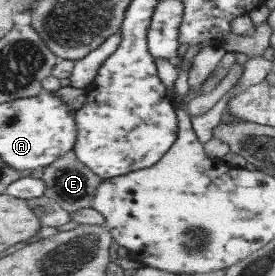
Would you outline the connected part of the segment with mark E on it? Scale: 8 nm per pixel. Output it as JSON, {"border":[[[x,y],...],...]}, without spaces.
{"border":[[[77,153],[64,154],[48,171],[44,170],[42,180],[47,183],[45,196],[59,202],[70,213],[91,208],[98,186],[104,179],[87,167]]]}

